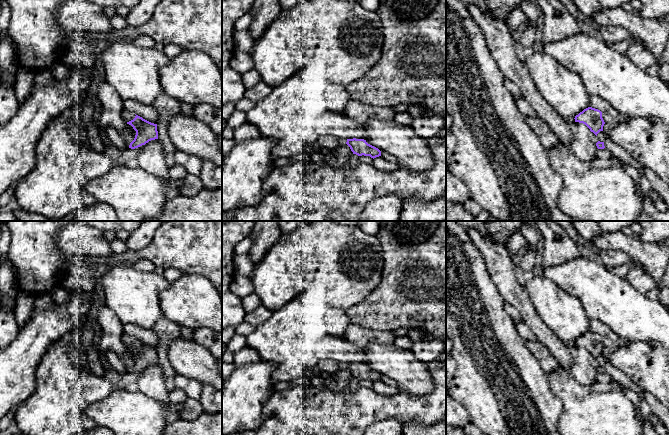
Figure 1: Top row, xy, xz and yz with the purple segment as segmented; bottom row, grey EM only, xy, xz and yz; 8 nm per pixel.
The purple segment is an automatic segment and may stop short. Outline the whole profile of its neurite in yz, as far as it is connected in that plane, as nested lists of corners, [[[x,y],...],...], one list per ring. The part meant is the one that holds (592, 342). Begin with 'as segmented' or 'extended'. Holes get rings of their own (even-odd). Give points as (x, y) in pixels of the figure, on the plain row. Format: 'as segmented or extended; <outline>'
extended; [[[588,331],[576,339],[574,342],[566,342],[565,345],[569,348],[579,346],[585,348],[591,356],[596,360],[600,355],[603,355],[605,348],[602,342],[602,336],[598,333]]]

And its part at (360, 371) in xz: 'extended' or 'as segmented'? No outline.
as segmented

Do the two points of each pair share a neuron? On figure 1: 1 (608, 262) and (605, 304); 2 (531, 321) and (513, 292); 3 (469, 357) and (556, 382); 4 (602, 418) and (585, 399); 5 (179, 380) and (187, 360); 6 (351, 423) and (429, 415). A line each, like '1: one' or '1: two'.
1: two
2: one
3: two
4: one
5: two
6: one

